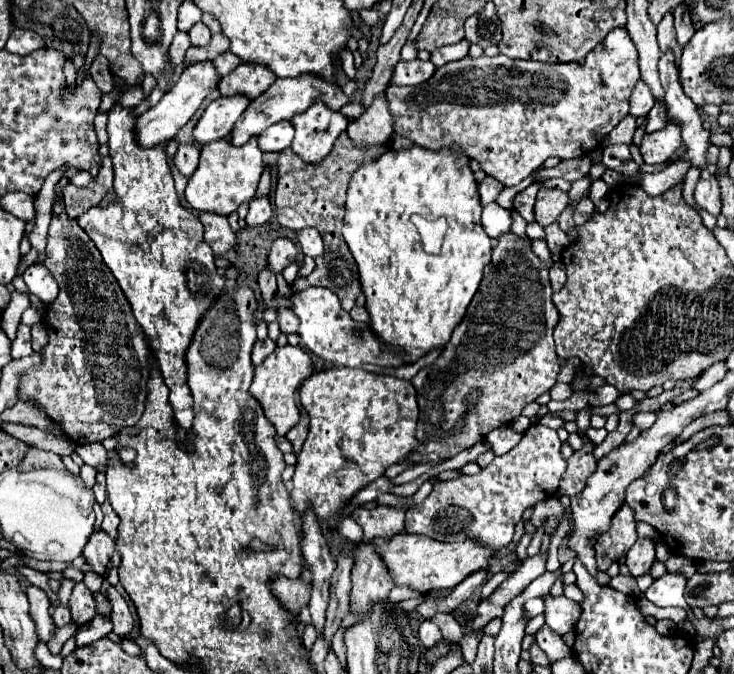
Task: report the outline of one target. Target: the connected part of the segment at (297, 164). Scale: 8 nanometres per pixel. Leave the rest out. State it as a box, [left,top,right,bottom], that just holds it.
[275,132,389,312]

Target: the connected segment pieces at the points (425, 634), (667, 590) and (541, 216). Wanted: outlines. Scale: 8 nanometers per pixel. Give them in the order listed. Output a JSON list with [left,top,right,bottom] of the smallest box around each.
[[419,620,443,648],[645,572,685,608],[535,188,569,226]]

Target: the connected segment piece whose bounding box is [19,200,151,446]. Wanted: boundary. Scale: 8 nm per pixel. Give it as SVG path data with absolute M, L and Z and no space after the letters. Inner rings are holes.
M59 200L53 208L53 218L49 226L49 238L45 248L43 264L59 282L57 298L47 306L43 316L43 326L49 334L47 346L41 350L41 364L23 372L19 380L19 398L29 400L39 406L57 426L63 428L65 436L75 444L103 442L115 436L121 428L135 426L145 410L147 400L147 380L151 374L151 354L137 320L133 320L129 302L121 292L117 280L105 266L99 250L91 238L81 230L75 220L69 220Z

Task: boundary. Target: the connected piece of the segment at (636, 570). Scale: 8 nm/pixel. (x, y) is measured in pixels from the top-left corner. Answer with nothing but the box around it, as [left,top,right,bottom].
[625,540,655,578]

